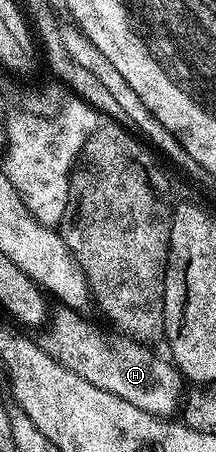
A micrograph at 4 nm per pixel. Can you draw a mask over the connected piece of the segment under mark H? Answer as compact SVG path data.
M61 310L61 313L58 314L57 317L54 315L52 317L53 320L53 330L50 332L49 337L46 340L43 340L43 347L46 352L50 352L53 357L58 360L60 364L63 366L67 366L67 370L75 370L75 374L79 374L79 378L87 378L87 382L91 382L95 386L99 386L99 390L107 390L111 394L115 394L119 398L123 398L123 402L131 402L131 406L139 406L139 410L147 410L151 414L155 414L156 416L163 416L166 418L172 417L174 415L173 412L178 411L179 405L183 400L183 391L181 392L181 384L183 385L182 377L179 375L176 367L168 359L160 360L159 357L156 356L155 353L152 352L152 347L146 346L144 343L138 342L136 340L131 340L128 338L116 338L117 340L112 340L111 337L108 336L107 333L104 332L101 328L96 328L95 325L92 324L89 320L84 320L82 313L77 310Z

